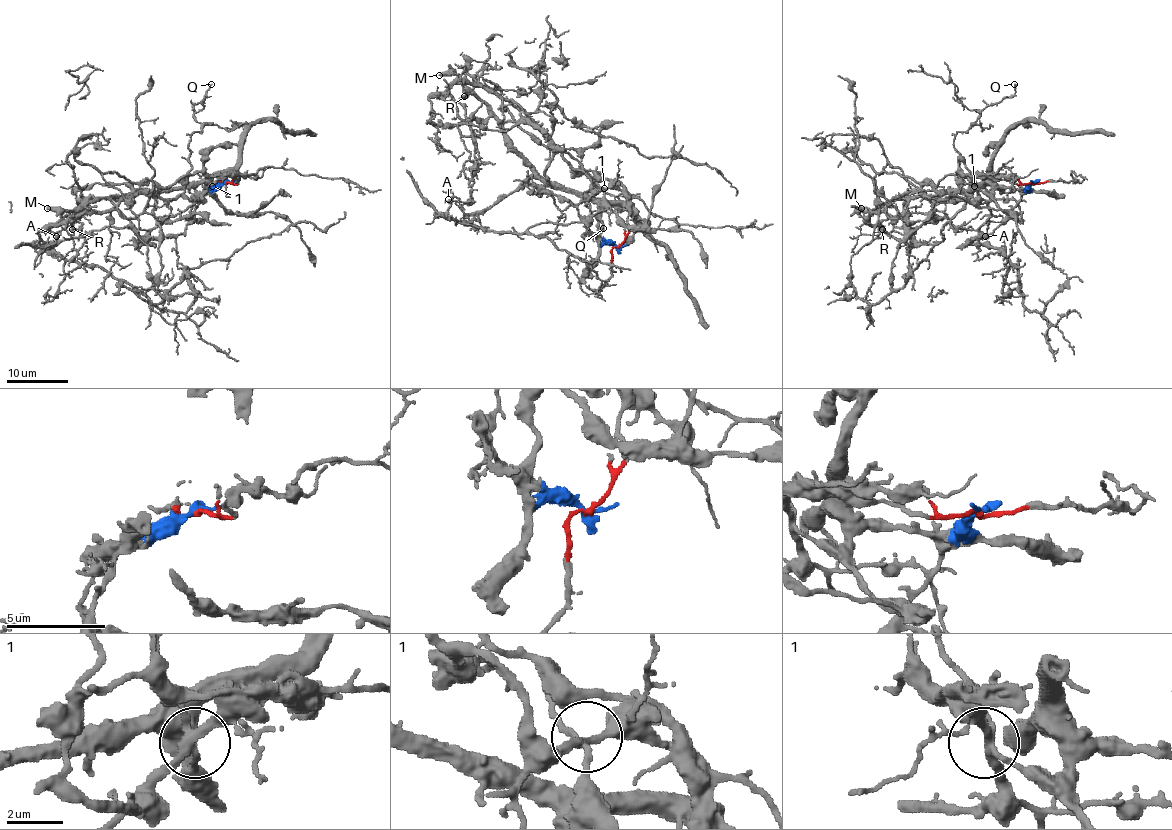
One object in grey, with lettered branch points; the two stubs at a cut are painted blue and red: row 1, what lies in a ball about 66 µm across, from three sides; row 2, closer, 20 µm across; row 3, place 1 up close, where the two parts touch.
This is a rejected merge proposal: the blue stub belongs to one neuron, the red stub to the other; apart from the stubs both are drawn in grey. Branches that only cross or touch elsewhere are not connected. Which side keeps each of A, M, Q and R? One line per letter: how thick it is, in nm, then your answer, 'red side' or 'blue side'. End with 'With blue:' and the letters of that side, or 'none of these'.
A: 100 nm thick; red side
M: 440 nm thick; blue side
Q: 150 nm thick; red side
R: 140 nm thick; red side
With blue: M

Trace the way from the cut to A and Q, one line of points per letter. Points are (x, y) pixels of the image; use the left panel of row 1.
A: (226, 183), (238, 183), (220, 178), (198, 200), (137, 192), (56, 224), (80, 213), (77, 201), (56, 236)
Q: (226, 183), (238, 183), (236, 178), (189, 174), (190, 135), (201, 129), (194, 105), (206, 97), (212, 83)

